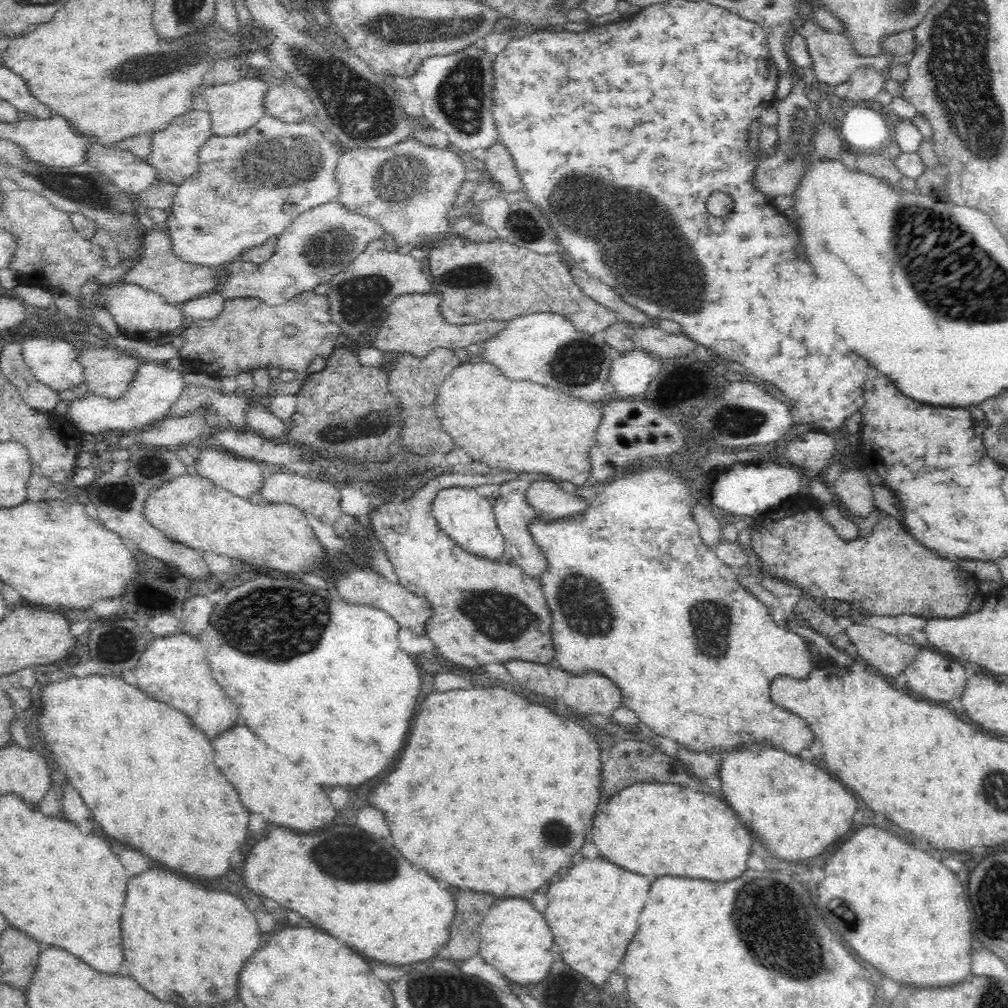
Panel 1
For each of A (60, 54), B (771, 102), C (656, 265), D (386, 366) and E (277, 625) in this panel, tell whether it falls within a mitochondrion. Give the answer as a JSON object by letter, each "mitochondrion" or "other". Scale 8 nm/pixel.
{"A":"other","B":"other","C":"mitochondrion","D":"other","E":"mitochondrion"}

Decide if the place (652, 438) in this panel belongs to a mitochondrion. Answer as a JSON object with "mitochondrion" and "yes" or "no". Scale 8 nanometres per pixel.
{"mitochondrion":"no"}

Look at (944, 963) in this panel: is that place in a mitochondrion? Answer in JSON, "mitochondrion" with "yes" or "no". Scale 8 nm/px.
{"mitochondrion":"no"}

